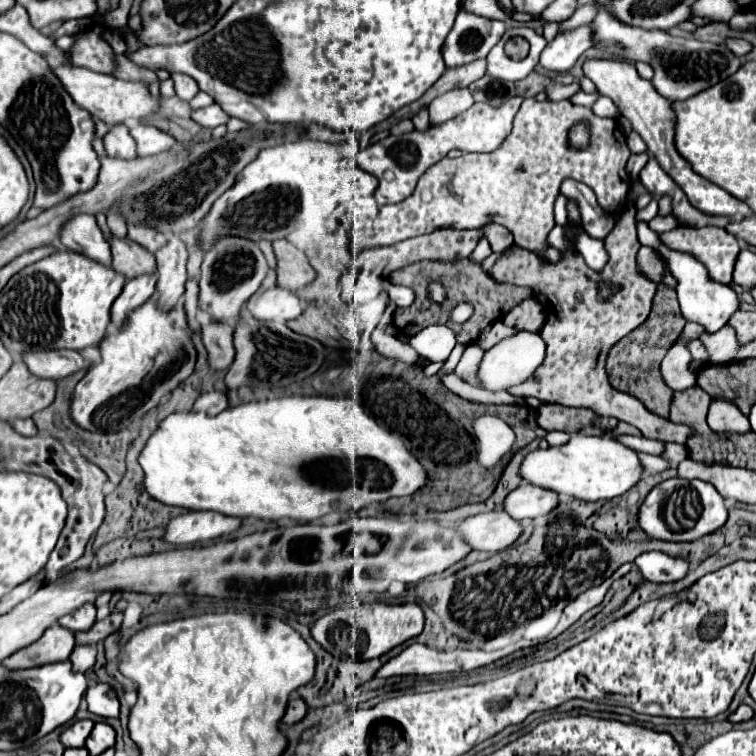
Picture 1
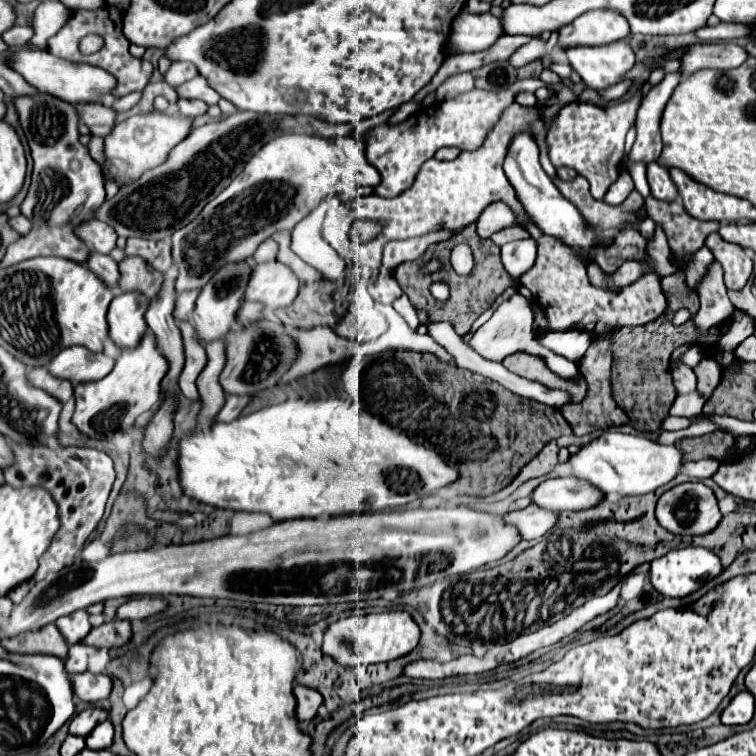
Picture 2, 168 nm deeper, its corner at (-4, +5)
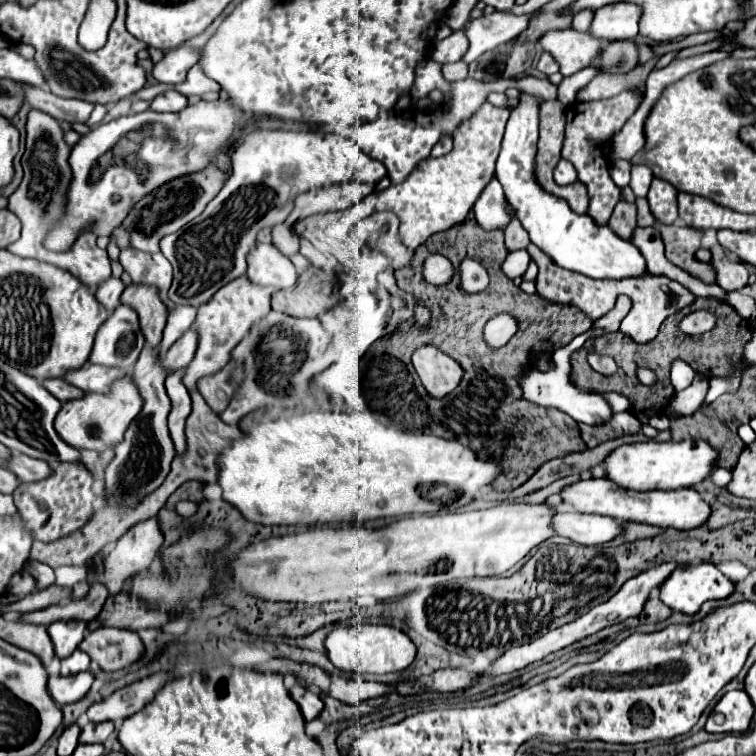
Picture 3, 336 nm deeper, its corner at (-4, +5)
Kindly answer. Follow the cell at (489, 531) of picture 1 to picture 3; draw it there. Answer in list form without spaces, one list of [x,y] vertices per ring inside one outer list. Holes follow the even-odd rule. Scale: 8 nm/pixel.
[[[558,513],[556,533],[578,545],[604,545],[624,533],[624,523],[614,517],[588,513]]]

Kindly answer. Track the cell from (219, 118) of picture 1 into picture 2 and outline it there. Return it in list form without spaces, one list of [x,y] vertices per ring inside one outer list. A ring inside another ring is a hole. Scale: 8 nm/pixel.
[[[178,99],[178,109],[184,117],[198,117],[198,115],[204,115],[208,111],[208,105],[204,101],[190,101],[190,99]]]

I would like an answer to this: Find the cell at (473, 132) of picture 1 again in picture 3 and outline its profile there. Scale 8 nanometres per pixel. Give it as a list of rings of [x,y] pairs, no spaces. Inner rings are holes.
[[[424,59],[422,63],[416,65],[416,87],[438,87],[442,89],[442,93],[452,93],[452,101],[450,105],[440,105],[436,109],[406,109],[406,111],[388,111],[382,113],[380,117],[376,117],[370,123],[358,123],[354,127],[352,139],[368,153],[372,155],[372,159],[384,163],[388,167],[388,177],[392,183],[402,183],[410,171],[418,165],[418,161],[426,159],[430,155],[430,149],[440,141],[440,137],[452,135],[452,131],[458,127],[458,123],[462,123],[464,119],[468,119],[472,113],[476,113],[476,109],[480,107],[480,103],[486,101],[486,95],[490,91],[500,91],[504,93],[508,87],[526,87],[526,93],[532,93],[536,97],[546,99],[556,99],[556,91],[558,87],[552,85],[548,79],[536,79],[536,77],[524,77],[518,81],[512,79],[496,79],[490,83],[482,83],[476,79],[464,79],[464,81],[456,81],[456,83],[448,83],[444,81],[442,73],[440,73],[440,63],[436,63],[434,59]]]

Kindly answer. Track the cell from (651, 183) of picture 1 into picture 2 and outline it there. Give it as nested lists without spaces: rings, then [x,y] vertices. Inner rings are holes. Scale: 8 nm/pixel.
[[[648,163],[648,165],[646,165],[646,171],[648,171],[648,183],[650,183],[652,197],[662,199],[662,201],[672,201],[672,199],[676,199],[678,189],[676,189],[676,185],[672,183],[668,171],[666,171],[662,165],[658,165],[658,163]]]

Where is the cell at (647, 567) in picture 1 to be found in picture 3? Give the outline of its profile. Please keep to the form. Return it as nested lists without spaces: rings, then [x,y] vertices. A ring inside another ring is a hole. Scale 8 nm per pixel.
[[[696,561],[690,565],[678,567],[660,587],[660,599],[672,611],[678,611],[684,615],[696,615],[700,611],[702,603],[712,601],[712,599],[726,599],[732,593],[734,593],[734,583],[728,577],[724,577],[712,563],[706,563],[706,561]]]

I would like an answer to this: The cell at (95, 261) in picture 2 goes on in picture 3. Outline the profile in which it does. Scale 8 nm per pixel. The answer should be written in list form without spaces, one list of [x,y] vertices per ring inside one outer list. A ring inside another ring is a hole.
[[[110,277],[106,283],[102,283],[102,287],[94,295],[96,295],[98,303],[104,305],[108,313],[112,313],[120,305],[122,291],[124,291],[124,283],[116,277]]]

